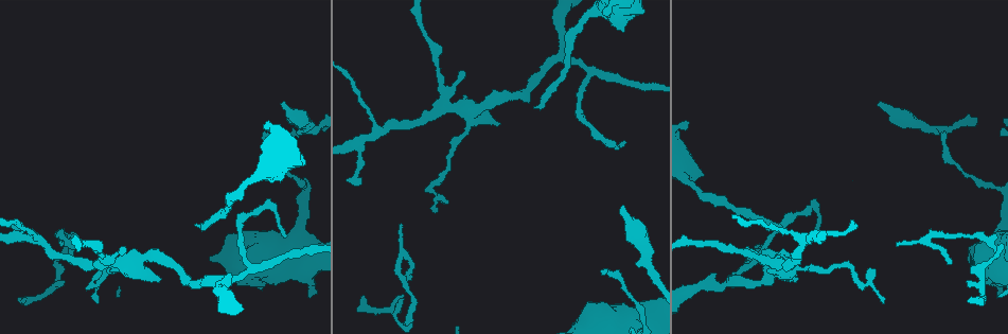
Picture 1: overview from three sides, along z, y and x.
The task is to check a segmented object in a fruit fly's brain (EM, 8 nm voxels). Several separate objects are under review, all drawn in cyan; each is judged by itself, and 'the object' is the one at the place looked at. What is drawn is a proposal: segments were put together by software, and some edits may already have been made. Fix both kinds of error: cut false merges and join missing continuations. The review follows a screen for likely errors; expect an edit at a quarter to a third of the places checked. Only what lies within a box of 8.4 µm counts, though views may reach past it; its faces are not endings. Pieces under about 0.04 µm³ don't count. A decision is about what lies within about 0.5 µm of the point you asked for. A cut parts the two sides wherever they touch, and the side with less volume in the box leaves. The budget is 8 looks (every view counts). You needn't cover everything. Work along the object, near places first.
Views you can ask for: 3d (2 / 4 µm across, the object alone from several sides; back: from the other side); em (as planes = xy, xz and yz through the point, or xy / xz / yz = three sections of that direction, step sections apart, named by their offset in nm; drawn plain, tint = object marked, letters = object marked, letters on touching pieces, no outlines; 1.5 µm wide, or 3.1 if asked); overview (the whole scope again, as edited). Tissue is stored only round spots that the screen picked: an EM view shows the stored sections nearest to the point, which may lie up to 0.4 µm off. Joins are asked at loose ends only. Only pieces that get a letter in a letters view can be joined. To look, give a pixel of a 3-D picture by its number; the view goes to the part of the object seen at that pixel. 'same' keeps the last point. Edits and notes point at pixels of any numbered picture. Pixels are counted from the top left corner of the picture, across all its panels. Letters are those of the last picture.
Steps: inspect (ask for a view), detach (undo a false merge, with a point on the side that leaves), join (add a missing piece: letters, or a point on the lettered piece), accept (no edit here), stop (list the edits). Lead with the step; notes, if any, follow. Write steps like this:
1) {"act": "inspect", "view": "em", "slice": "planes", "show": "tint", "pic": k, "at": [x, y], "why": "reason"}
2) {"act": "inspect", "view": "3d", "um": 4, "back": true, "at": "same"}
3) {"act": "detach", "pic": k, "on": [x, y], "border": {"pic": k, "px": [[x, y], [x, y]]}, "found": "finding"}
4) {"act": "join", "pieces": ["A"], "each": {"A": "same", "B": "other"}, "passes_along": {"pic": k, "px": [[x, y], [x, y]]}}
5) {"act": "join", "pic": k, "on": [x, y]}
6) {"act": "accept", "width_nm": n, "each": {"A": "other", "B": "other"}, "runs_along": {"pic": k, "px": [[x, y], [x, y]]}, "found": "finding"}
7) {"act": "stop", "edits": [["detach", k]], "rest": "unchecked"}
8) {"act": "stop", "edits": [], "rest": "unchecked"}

{"act": "inspect", "view": "em", "slice": "planes", "show": "letters", "pic": 1, "at": [194, 224], "why": "thin end"}

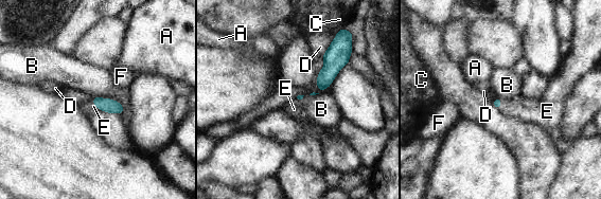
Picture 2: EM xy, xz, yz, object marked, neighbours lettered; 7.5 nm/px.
{"act": "join", "pieces": ["E"], "each": {"A": "other", "B": "other", "C": "other", "D": "other", "E": "same", "F": "other"}, "found": "the neuron continues"}

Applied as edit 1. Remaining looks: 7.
{"act": "inspect", "view": "em", "slice": "planes", "show": "plain", "pic": 1, "at": [623, 207], "why": "free end"}

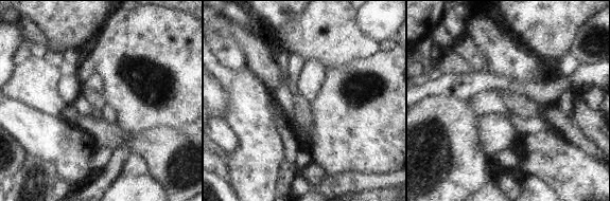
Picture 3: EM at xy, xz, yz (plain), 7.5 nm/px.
{"act": "inspect", "view": "em", "slice": "planes", "show": "letters", "at": "same"}

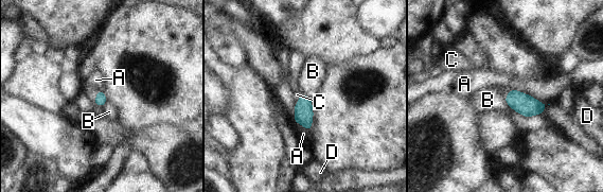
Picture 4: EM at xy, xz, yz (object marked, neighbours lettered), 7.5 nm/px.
{"act": "join", "pieces": ["C"], "each": {"A": "other", "B": "other", "C": "same", "D": "other"}, "passes_along": {"pic": 4, "px": [[100, 99], [95, 97], [91, 92]]}, "found": "it goes on there"}

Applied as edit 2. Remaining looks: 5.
{"act": "inspect", "view": "em", "slice": "xy", "step": 4, "show": "tint", "pic": 1, "at": [401, 225], "why": "thin end"}

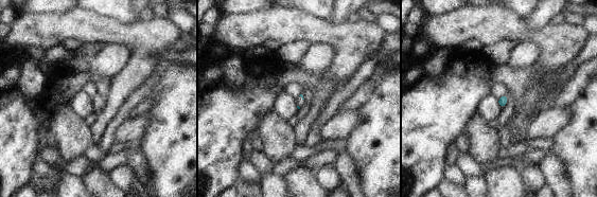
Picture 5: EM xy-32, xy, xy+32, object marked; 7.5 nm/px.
{"act": "inspect", "view": "em", "slice": "planes", "show": "letters", "at": "same"}

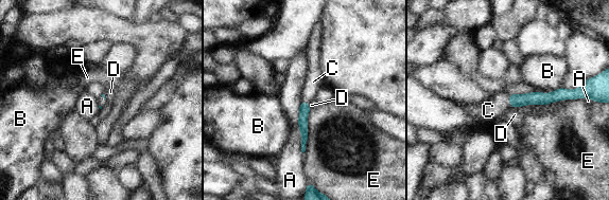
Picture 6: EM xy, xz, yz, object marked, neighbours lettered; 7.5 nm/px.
{"act": "join", "pieces": ["C"], "each": {"A": "other", "B": "other", "C": "same", "D": "other", "E": "other"}, "passes_along": {"pic": 6, "px": [[534, 97], [510, 102], [488, 110]]}, "found": "it goes on there"}

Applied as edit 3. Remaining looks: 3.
{"act": "stop", "edits": [["join", 2], ["join", 4], ["join", 6]], "rest": "unchecked"}

